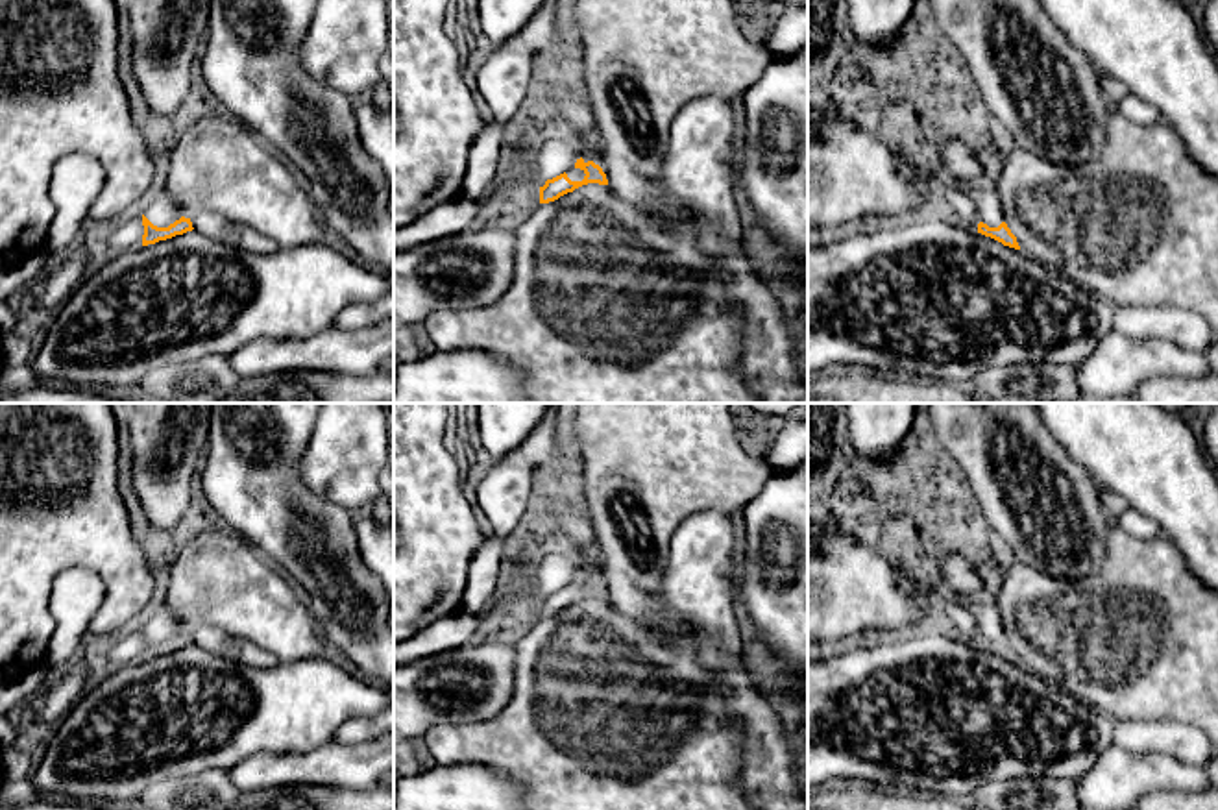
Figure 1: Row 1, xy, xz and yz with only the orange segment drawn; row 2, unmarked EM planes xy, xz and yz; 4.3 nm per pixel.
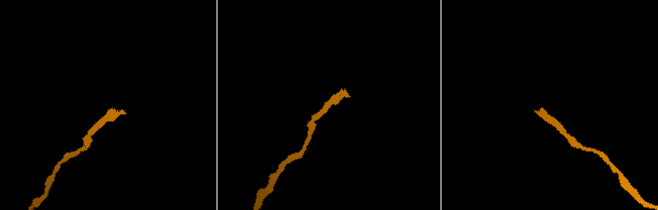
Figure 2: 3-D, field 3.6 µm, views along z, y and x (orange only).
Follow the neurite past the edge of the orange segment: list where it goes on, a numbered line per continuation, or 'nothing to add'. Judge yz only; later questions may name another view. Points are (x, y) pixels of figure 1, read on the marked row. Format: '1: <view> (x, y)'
1: yz (989, 209)

